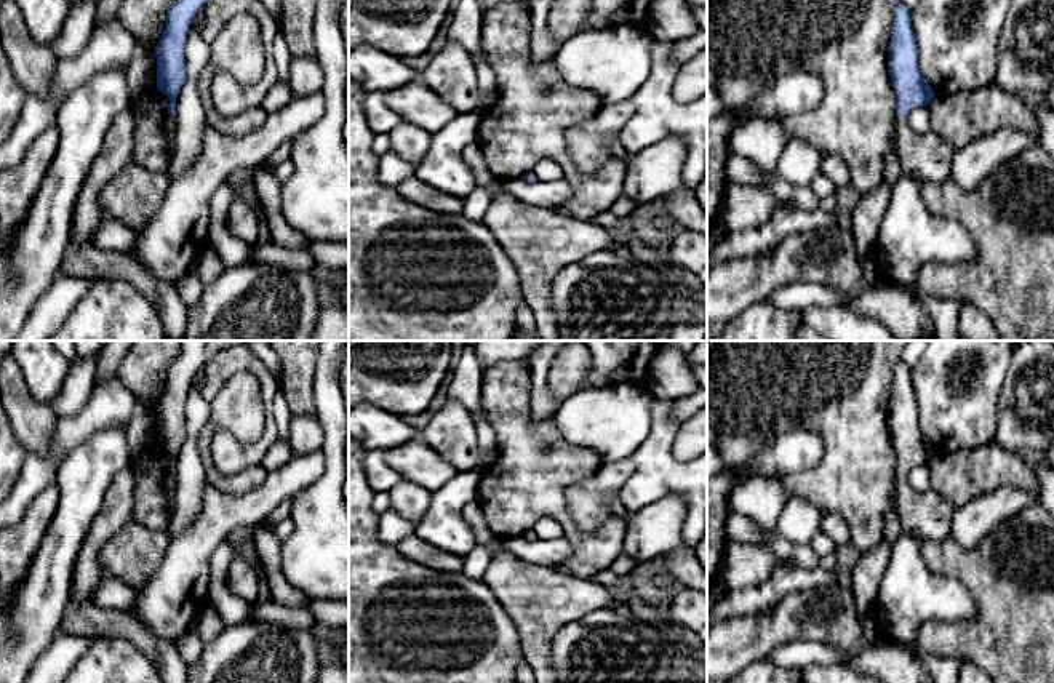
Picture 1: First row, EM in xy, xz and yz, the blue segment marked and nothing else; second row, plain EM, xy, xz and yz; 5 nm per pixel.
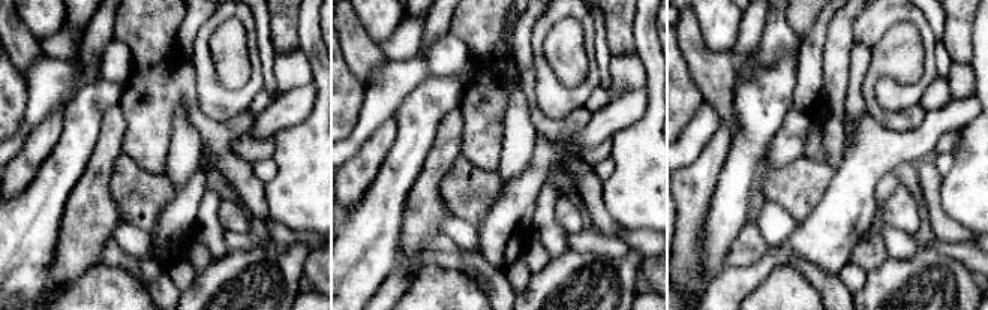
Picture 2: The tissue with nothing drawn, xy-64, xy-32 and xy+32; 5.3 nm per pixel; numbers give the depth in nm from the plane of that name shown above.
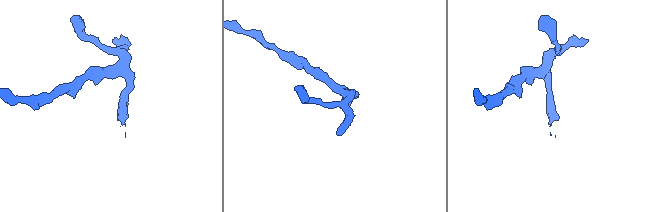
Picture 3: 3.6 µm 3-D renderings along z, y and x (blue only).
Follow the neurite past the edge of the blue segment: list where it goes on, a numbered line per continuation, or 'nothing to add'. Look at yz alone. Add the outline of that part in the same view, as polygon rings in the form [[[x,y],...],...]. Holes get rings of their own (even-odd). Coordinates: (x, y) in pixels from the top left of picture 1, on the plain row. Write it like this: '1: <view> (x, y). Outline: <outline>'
1: yz (930, 514). Outline: [[[896,473],[897,509],[904,529],[918,531],[931,541],[950,537],[955,507],[940,494],[929,491],[915,493],[907,477]]]

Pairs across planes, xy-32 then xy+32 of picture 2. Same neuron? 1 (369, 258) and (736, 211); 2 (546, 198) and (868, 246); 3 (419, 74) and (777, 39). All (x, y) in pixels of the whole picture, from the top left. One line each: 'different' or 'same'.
1: same
2: different
3: same

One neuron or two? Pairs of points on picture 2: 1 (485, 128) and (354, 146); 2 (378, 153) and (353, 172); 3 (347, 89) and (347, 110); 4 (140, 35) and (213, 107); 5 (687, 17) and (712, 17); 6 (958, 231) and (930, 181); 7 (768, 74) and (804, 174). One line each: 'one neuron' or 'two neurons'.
1: two neurons
2: one neuron
3: one neuron
4: two neurons
5: two neurons
6: one neuron
7: two neurons

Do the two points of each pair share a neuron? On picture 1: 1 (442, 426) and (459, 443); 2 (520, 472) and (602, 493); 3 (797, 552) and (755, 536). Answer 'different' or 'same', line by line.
1: same
2: different
3: same

